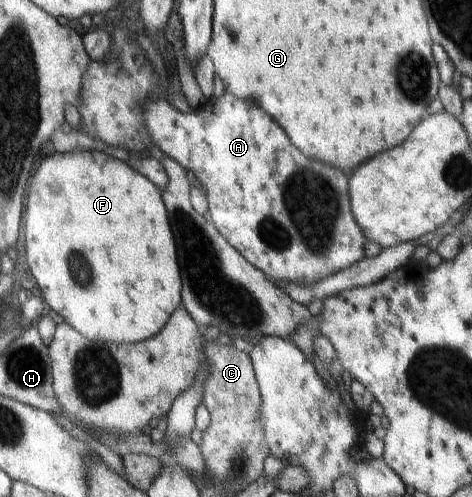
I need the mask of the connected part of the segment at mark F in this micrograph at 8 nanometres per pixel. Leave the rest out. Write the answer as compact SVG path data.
M102 151L56 152L43 159L29 179L24 241L26 259L44 302L84 337L132 344L158 335L181 301L176 243L162 193L127 162Z

